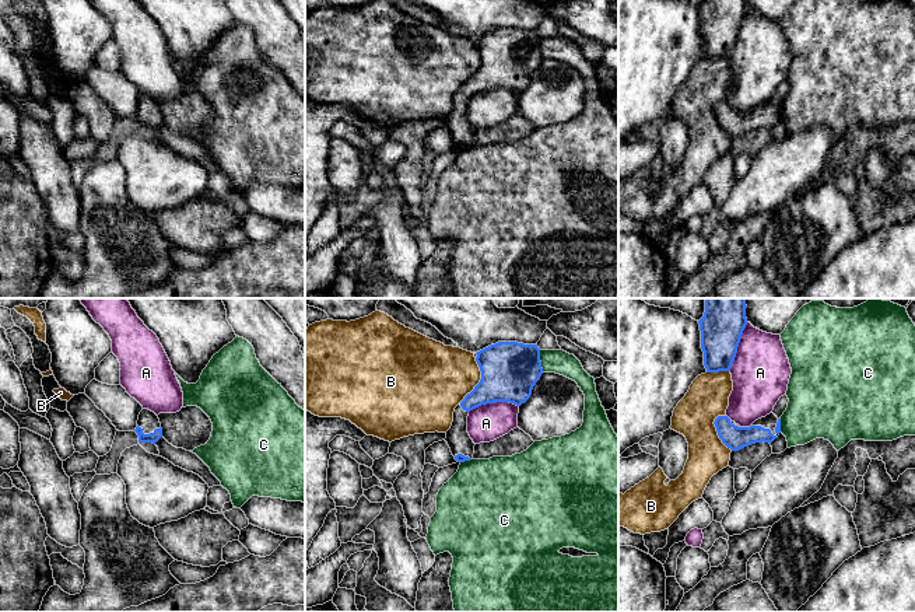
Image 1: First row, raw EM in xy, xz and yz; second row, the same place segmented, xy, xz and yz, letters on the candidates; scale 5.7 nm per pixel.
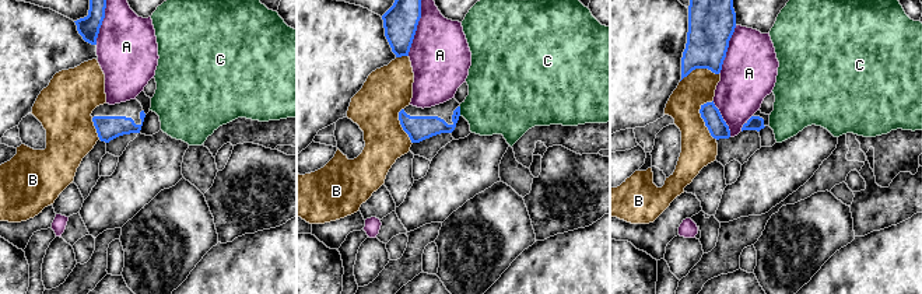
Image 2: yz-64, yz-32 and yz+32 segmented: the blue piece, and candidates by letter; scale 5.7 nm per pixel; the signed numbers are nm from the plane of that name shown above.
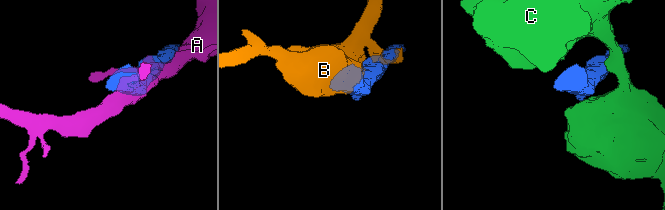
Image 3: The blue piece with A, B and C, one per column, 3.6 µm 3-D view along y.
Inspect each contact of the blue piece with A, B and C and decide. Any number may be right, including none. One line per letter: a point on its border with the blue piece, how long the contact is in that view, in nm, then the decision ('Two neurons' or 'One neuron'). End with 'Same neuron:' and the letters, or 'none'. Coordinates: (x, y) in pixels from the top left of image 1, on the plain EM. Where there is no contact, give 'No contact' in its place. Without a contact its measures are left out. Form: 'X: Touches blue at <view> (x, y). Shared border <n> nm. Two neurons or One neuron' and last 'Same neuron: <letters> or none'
A: Touches blue at xz (493, 88). Shared border 300 nm. Two neurons
B: Touches blue at xz (480, 67). Shared border 280 nm. Two neurons
C: Touches blue at xz (540, 48). Shared border 130 nm. Two neurons
Same neuron: none

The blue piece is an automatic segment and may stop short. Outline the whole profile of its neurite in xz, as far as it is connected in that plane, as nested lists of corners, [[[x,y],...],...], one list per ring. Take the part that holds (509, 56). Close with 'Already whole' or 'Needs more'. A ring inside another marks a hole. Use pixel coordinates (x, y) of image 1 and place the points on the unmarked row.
[[[498,28],[476,39],[481,66],[455,94],[453,108],[446,118],[452,141],[458,148],[470,147],[474,129],[467,119],[469,98],[487,90],[525,90],[543,60],[537,31]]]. Needs more

